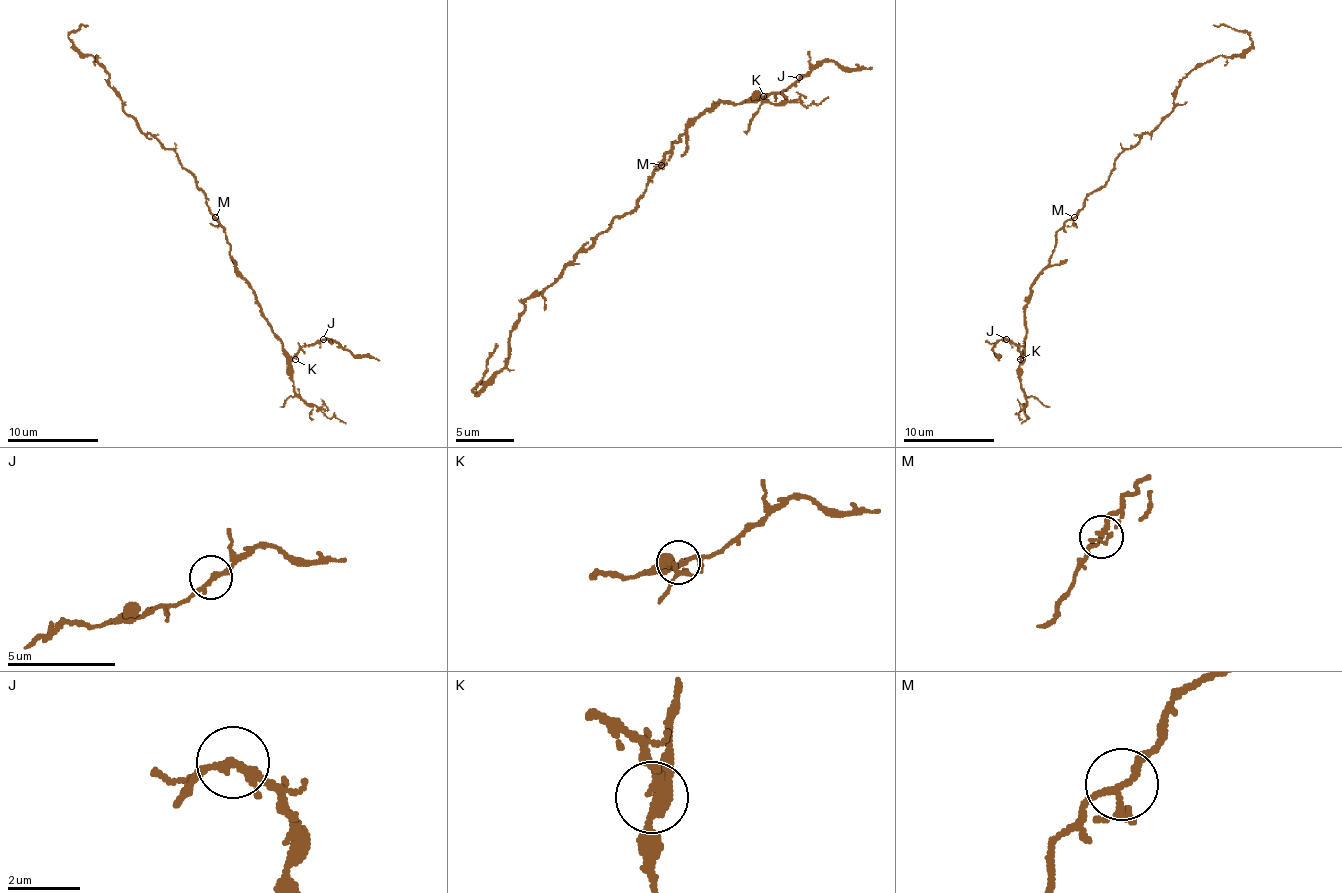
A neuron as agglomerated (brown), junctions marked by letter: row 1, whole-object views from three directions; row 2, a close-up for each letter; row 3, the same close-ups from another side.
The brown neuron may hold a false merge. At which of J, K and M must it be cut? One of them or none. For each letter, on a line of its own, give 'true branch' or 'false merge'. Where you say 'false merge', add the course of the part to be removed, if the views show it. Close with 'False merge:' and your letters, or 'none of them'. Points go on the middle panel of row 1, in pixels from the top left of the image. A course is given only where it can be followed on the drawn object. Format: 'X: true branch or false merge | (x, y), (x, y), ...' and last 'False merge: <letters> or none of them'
J: true branch
K: true branch
M: true branch
False merge: none of them

